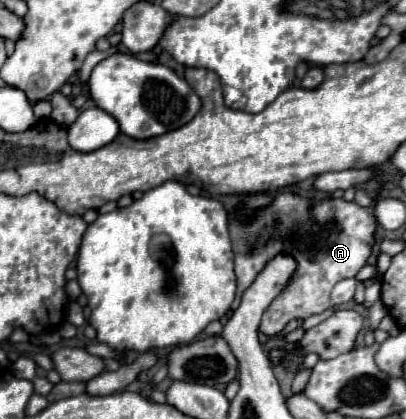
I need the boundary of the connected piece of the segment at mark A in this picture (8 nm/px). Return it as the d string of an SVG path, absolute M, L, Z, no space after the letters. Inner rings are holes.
M276 194L276 202L256 218L256 222L244 226L230 226L230 238L236 254L236 298L232 302L232 310L238 308L242 292L254 282L262 266L278 252L292 254L298 260L296 274L290 278L288 286L282 294L270 304L270 308L262 316L260 332L266 336L278 334L290 320L304 320L314 314L322 314L330 308L330 292L336 282L344 278L354 278L362 266L366 266L372 244L374 244L374 204L370 208L360 208L354 202L346 202L342 198L316 202L312 198L304 198L298 194ZM244 246L256 246L252 254L244 250Z

